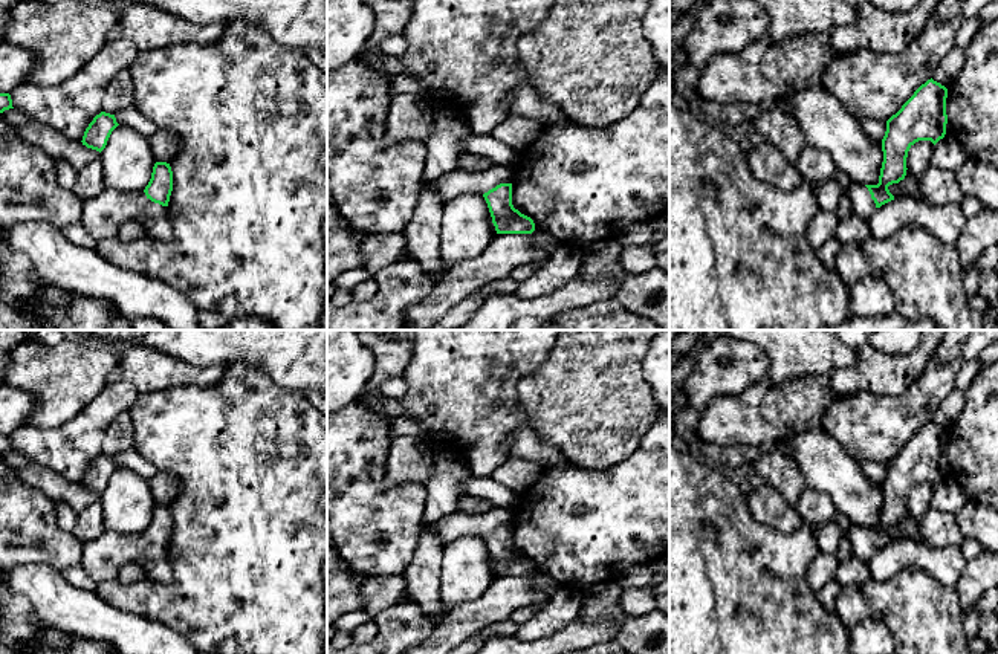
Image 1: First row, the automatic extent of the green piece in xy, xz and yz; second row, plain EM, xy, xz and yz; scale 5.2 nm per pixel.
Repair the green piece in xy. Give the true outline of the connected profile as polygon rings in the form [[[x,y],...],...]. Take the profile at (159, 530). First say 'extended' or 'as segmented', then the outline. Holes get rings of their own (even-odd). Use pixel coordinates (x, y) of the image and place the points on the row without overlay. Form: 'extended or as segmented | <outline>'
extended | [[[156,504],[144,533],[124,536],[105,530],[86,546],[81,565],[96,584],[116,579],[119,570],[138,558],[167,558],[171,533],[173,513],[170,506]]]

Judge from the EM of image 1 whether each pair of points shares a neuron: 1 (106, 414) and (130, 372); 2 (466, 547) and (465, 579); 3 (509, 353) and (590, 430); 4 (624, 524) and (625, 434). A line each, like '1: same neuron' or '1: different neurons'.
1: different neurons
2: same neuron
3: different neurons
4: different neurons

